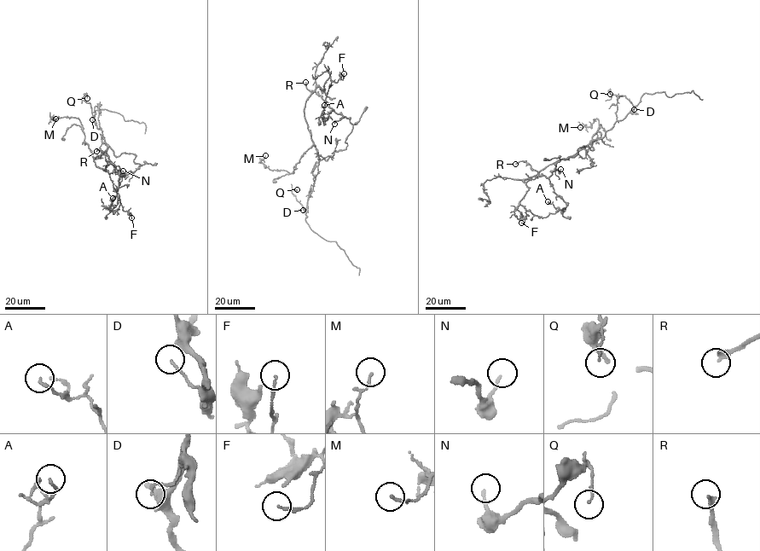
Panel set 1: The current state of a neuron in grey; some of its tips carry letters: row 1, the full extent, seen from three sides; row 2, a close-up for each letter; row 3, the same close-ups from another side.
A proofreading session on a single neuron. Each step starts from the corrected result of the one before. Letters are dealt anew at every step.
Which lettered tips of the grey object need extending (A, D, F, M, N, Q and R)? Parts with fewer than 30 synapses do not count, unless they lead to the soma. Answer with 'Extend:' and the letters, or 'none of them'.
Extend: none of them

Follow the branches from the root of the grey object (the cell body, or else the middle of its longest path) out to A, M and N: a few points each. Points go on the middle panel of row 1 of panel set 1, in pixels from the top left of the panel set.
A: (318, 153), (304, 117), (304, 106), (310, 95), (318, 85), (323, 88), (330, 77), (324, 105)
M: (318, 153), (314, 145), (309, 148), (290, 173), (269, 169), (261, 161), (265, 155)
N: (318, 153), (320, 159), (327, 160), (334, 151), (345, 147), (345, 142), (352, 124), (345, 118), (334, 124)

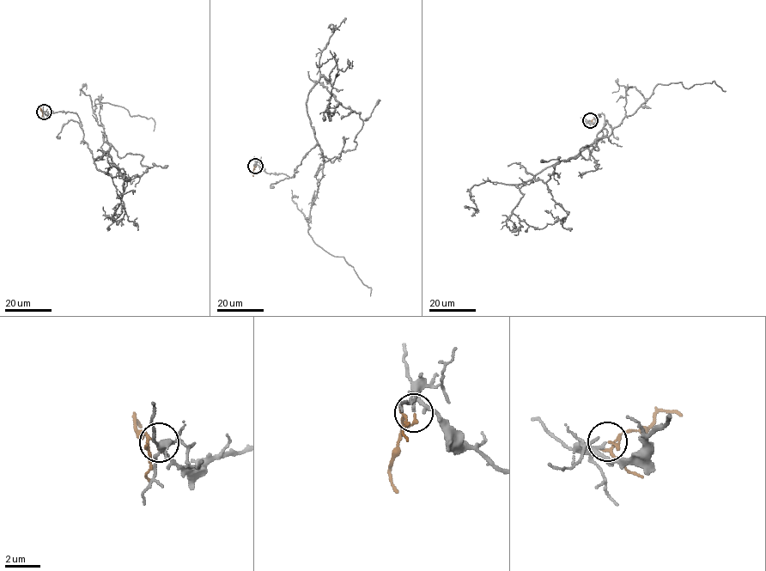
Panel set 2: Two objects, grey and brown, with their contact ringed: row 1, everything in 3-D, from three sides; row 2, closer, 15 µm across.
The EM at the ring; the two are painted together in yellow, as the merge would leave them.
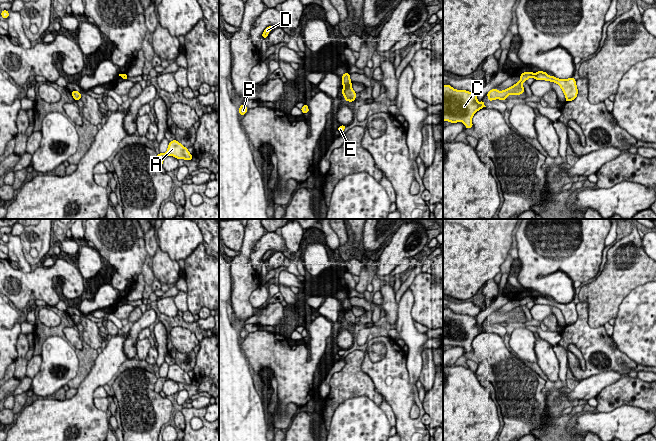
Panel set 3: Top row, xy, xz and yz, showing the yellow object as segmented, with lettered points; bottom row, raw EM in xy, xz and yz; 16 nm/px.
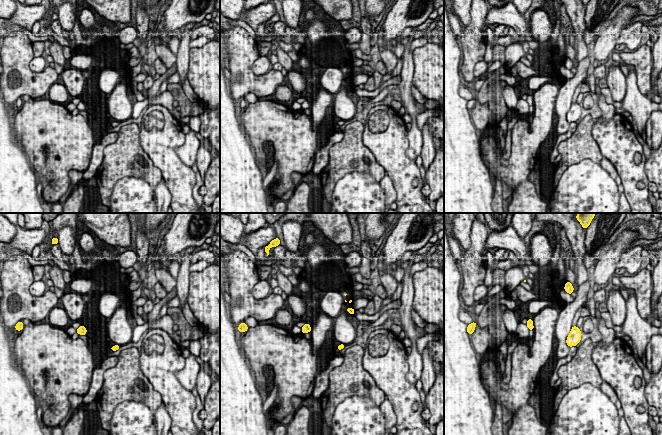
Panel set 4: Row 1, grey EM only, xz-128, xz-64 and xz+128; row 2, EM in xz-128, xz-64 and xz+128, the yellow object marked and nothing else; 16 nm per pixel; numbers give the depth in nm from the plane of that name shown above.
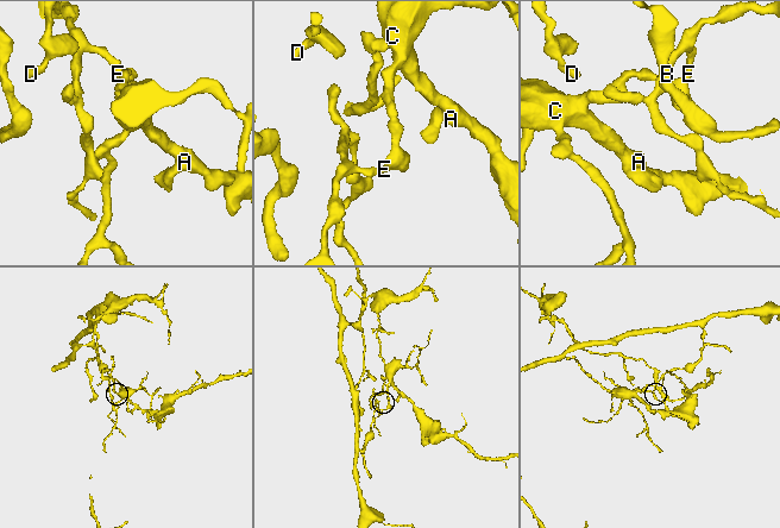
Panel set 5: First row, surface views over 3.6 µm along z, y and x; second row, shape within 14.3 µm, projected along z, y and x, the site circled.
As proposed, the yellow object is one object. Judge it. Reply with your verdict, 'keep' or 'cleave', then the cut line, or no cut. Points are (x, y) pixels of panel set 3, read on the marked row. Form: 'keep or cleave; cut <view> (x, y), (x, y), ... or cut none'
cleave; cut xz (350, 85), (343, 87)

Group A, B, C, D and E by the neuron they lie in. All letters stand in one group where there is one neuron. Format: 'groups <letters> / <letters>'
groups A C / B D E

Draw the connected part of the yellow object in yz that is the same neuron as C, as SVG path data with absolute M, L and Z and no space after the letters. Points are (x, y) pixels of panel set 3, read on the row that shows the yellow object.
M443 85L443 121L463 122L466 129L471 128L473 115L483 107L484 101L479 103L476 93Z

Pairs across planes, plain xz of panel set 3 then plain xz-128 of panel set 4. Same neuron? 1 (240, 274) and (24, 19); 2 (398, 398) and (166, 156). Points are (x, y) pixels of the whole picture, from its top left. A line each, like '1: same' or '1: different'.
1: different
2: same

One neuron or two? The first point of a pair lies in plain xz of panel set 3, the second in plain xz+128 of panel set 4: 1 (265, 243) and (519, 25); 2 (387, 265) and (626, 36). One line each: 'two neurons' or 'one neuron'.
1: one neuron
2: two neurons

